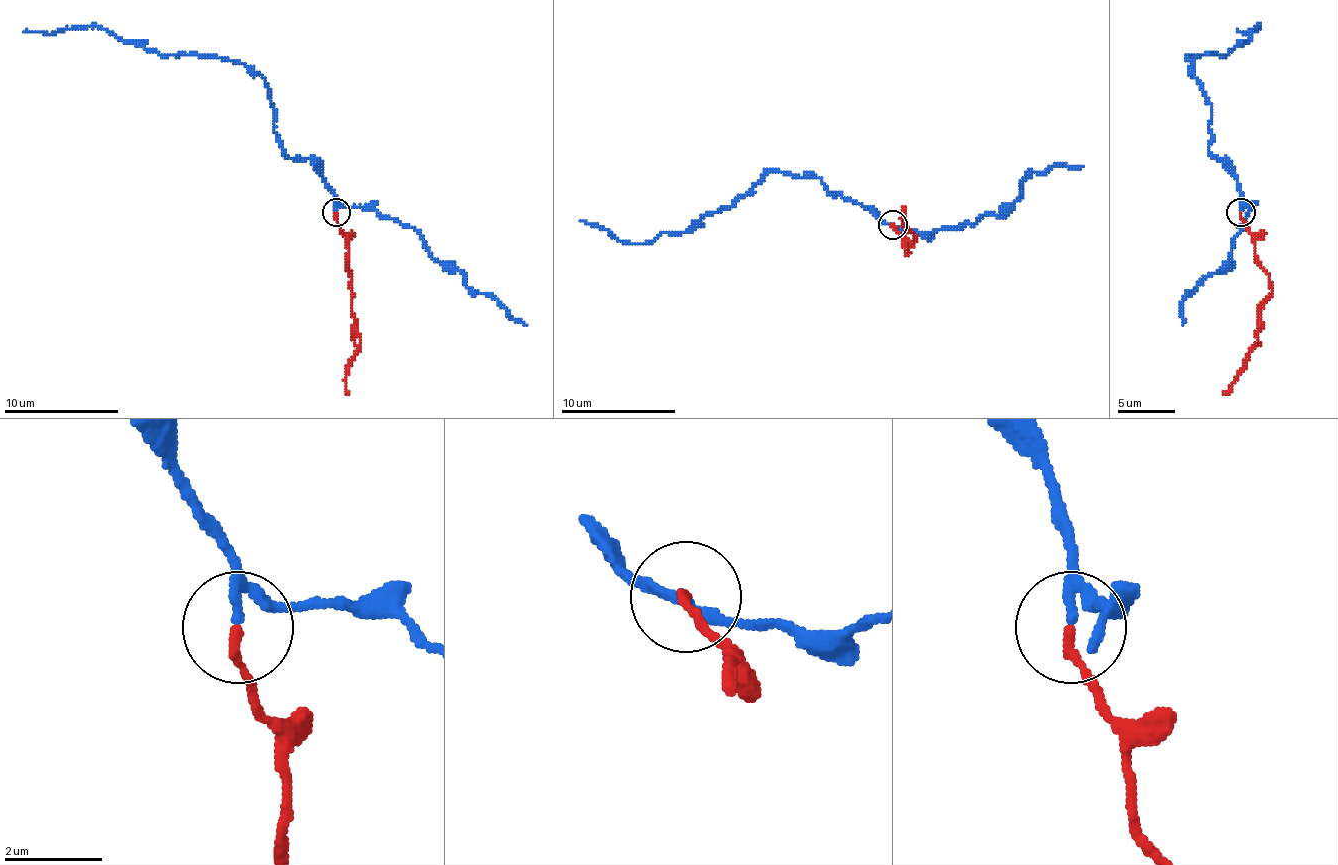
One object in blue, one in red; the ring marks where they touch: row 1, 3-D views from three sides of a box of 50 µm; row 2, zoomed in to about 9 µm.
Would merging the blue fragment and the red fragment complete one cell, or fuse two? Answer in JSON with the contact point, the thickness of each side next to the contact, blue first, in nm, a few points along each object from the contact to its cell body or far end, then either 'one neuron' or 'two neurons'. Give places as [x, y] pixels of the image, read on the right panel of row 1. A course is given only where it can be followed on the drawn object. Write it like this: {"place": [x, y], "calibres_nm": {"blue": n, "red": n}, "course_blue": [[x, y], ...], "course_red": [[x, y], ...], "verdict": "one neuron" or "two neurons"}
{"place": [1241, 212], "calibres_nm": {"blue": 160, "red": 190}, "course_blue": [[1240, 210], [1234, 173], [1208, 150], [1211, 104], [1188, 58], [1231, 52], [1260, 29], [1237, 32]], "course_red": [[1240, 213], [1254, 242], [1254, 259], [1269, 276], [1272, 296], [1260, 311], [1254, 348], [1237, 380], [1223, 394]], "verdict": "two neurons"}

